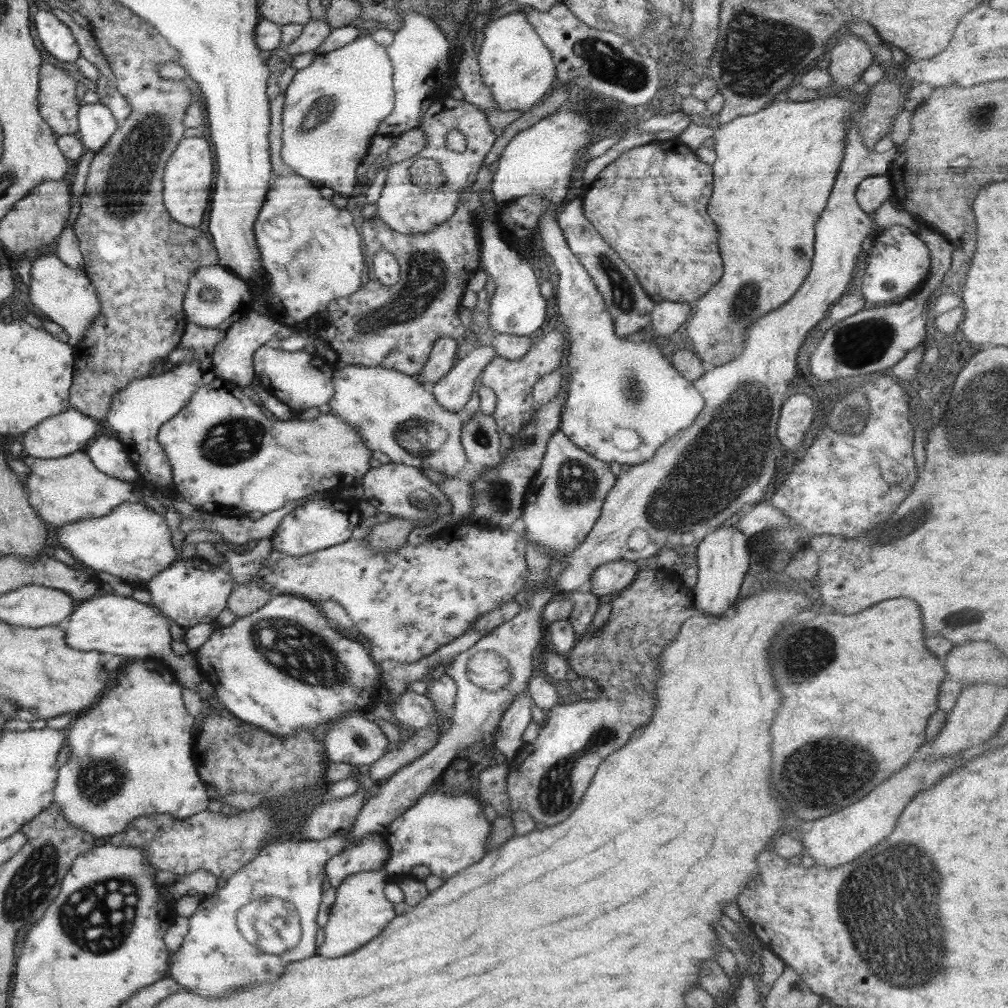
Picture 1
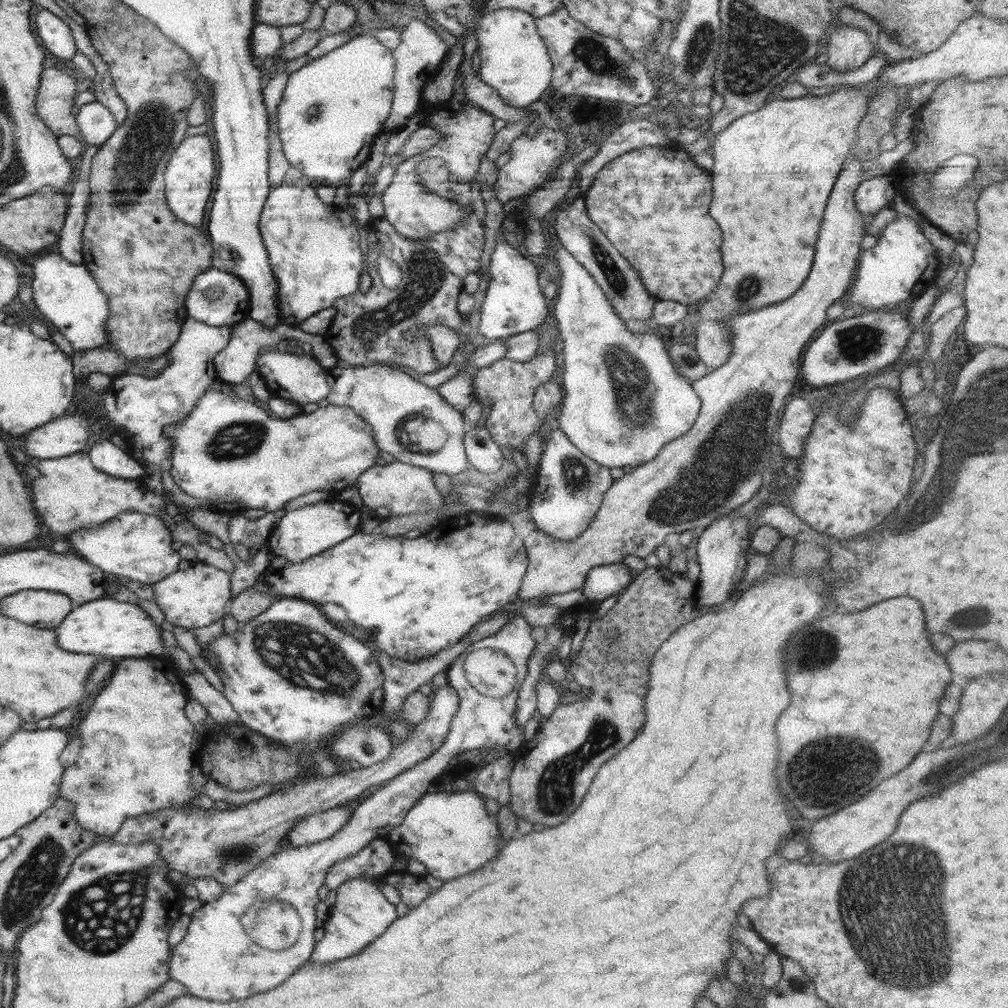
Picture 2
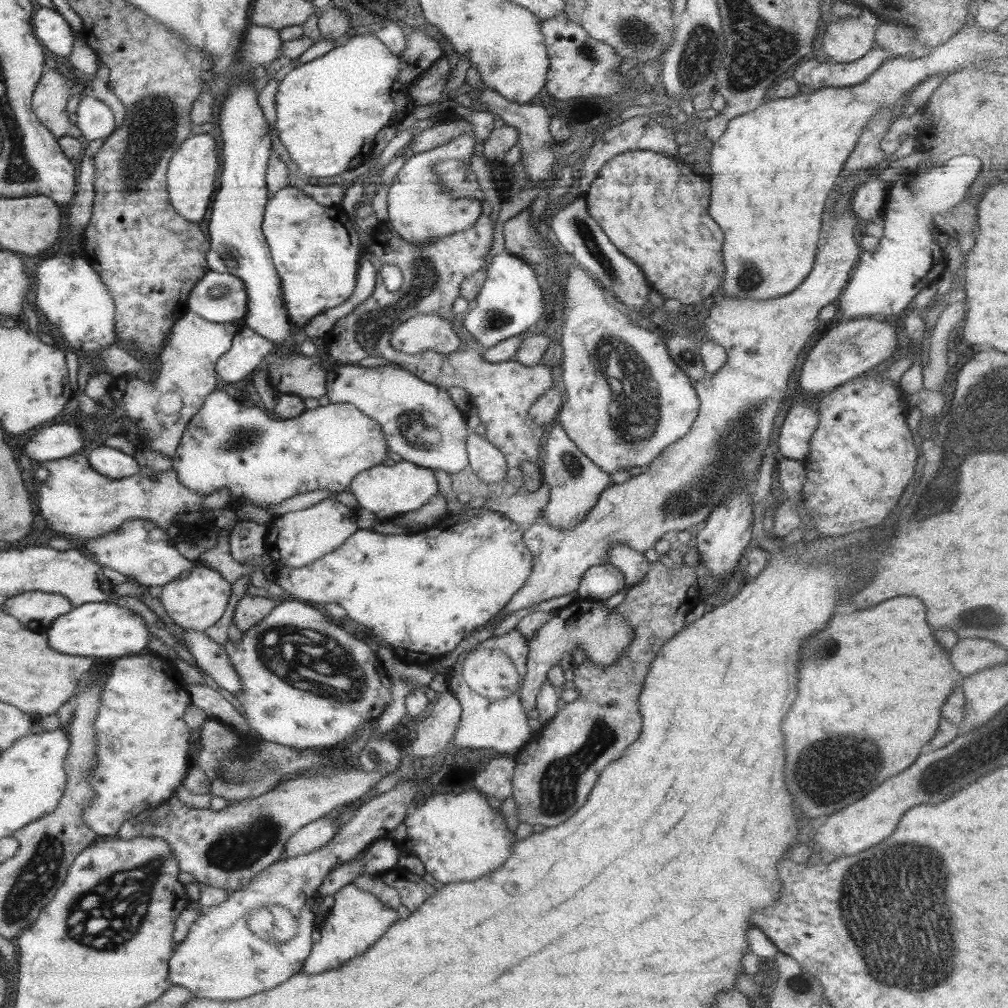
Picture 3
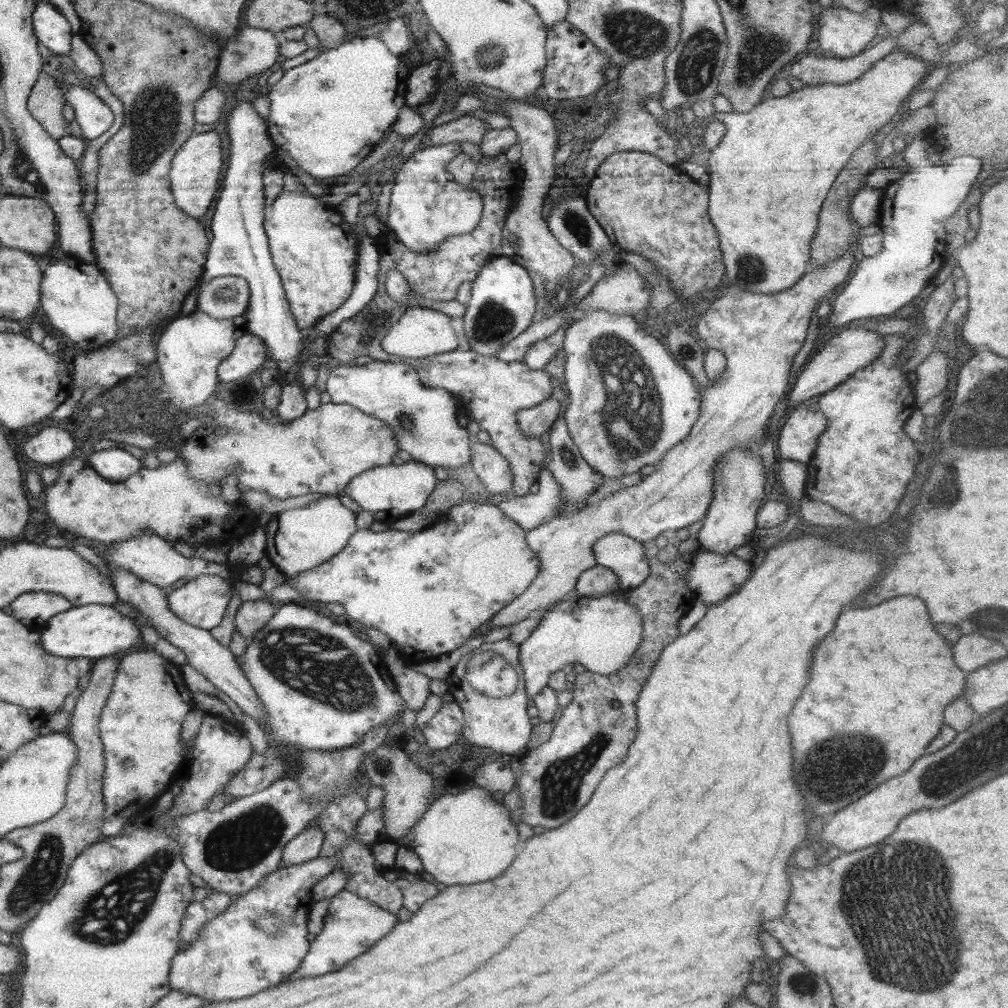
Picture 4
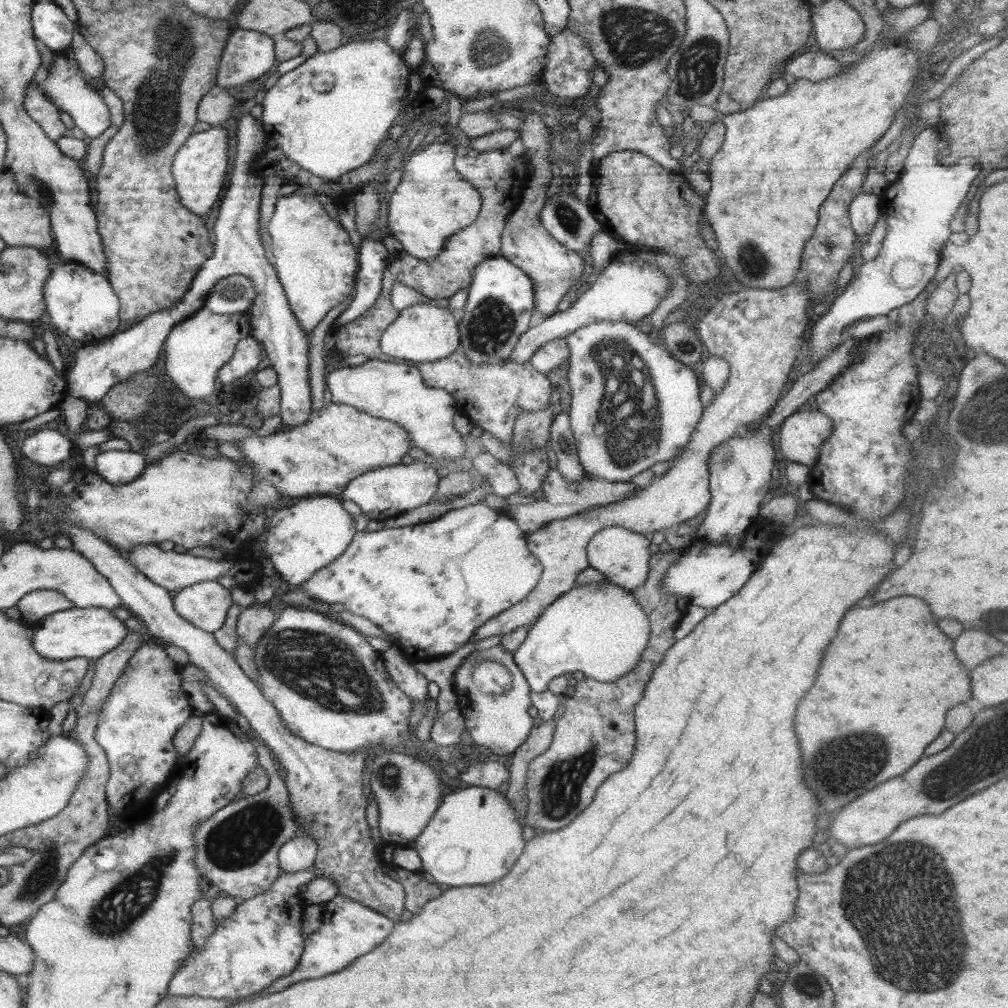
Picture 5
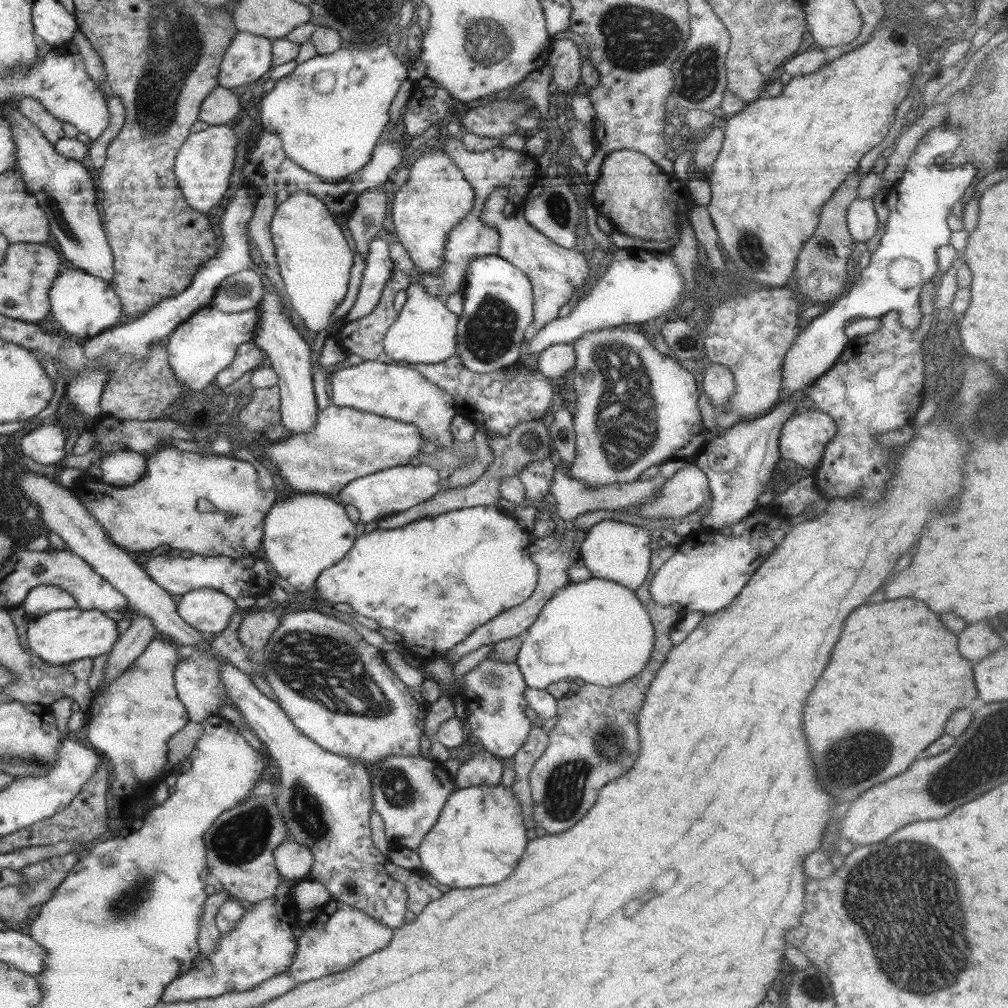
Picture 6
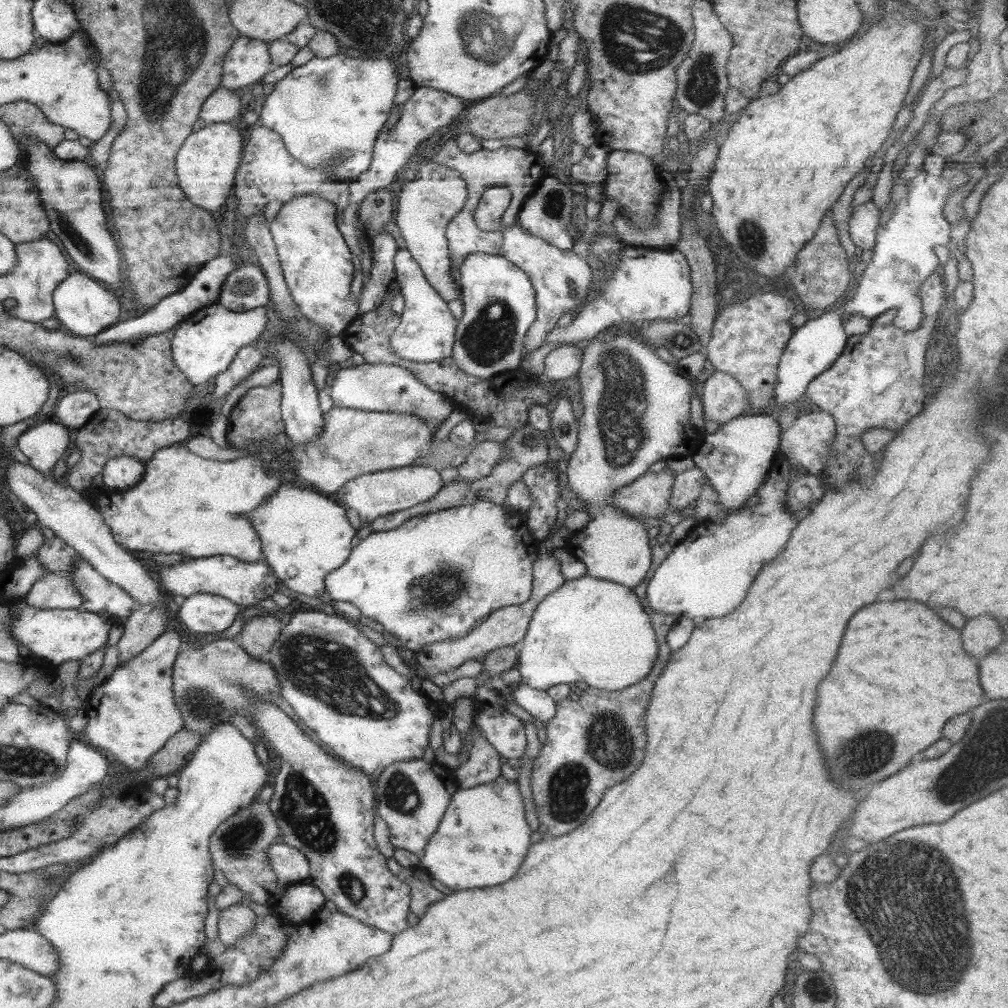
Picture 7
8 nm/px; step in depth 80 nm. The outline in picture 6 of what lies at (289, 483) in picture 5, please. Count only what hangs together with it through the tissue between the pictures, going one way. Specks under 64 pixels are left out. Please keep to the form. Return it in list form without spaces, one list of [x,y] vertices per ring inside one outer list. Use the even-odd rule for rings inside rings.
[[[331,404],[328,408],[317,412],[316,426],[310,432],[287,434],[278,442],[263,439],[260,445],[264,447],[261,451],[276,463],[280,476],[288,482],[288,486],[294,489],[294,492],[332,496],[332,494],[338,494],[355,478],[393,466],[408,465],[412,458],[420,454],[423,442],[419,428],[407,422],[362,412],[348,406]]]

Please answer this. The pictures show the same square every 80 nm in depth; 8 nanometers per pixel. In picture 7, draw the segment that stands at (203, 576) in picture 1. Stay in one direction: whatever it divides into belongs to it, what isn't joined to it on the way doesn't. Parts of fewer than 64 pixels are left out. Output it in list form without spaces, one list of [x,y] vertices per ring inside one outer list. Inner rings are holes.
[[[198,593],[186,597],[184,603],[175,608],[176,618],[192,634],[202,632],[202,634],[212,634],[222,632],[232,626],[234,617],[242,608],[236,603],[221,597],[218,594]]]

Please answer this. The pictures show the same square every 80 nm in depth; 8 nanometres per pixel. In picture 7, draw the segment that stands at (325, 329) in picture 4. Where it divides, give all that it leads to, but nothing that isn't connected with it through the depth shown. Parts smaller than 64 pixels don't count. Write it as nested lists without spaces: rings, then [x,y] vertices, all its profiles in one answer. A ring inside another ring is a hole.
[[[382,230],[370,242],[372,249],[372,268],[368,282],[364,282],[361,297],[356,306],[358,318],[372,313],[382,305],[385,294],[395,282],[394,255],[398,251],[397,241]]]

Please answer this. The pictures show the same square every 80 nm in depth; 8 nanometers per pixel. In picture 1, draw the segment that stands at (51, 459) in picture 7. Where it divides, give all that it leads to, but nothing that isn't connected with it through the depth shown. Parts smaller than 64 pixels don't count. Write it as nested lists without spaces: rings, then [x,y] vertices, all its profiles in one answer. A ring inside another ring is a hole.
[[[71,407],[64,412],[45,418],[36,426],[22,434],[23,450],[36,458],[60,458],[76,451],[85,451],[88,442],[94,438],[98,428],[97,421],[83,412]]]

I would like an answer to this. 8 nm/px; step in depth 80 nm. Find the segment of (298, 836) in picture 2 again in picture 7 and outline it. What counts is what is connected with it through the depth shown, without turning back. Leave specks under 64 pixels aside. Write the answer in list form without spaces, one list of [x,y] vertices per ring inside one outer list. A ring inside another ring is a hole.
[[[274,842],[267,849],[269,864],[276,873],[281,890],[290,885],[302,883],[309,875],[310,862],[296,848],[286,843]]]

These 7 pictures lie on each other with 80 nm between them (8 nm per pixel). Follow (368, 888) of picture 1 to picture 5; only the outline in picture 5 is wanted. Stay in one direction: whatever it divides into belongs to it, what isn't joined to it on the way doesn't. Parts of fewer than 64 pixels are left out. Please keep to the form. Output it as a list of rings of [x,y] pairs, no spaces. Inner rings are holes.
[[[337,894],[332,900],[325,902],[322,912],[322,926],[308,938],[304,939],[304,950],[295,969],[287,976],[271,982],[262,992],[255,996],[268,995],[280,992],[292,986],[294,983],[322,978],[327,974],[340,972],[355,958],[368,954],[374,947],[382,944],[392,932],[395,921],[375,910],[346,898],[343,894]]]

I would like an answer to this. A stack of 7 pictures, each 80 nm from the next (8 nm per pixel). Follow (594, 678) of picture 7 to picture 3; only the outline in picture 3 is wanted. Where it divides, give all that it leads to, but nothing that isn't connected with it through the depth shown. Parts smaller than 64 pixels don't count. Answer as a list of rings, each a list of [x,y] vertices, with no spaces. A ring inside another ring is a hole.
[[[576,599],[574,602],[554,611],[552,618],[548,619],[528,641],[528,654],[526,661],[526,674],[520,682],[518,695],[525,713],[536,708],[537,696],[541,686],[547,682],[548,671],[559,664],[565,652],[572,653],[579,646],[586,658],[598,666],[606,668],[612,666],[617,658],[632,642],[633,630],[628,620],[620,616],[614,608],[606,606],[605,602],[594,599]]]

